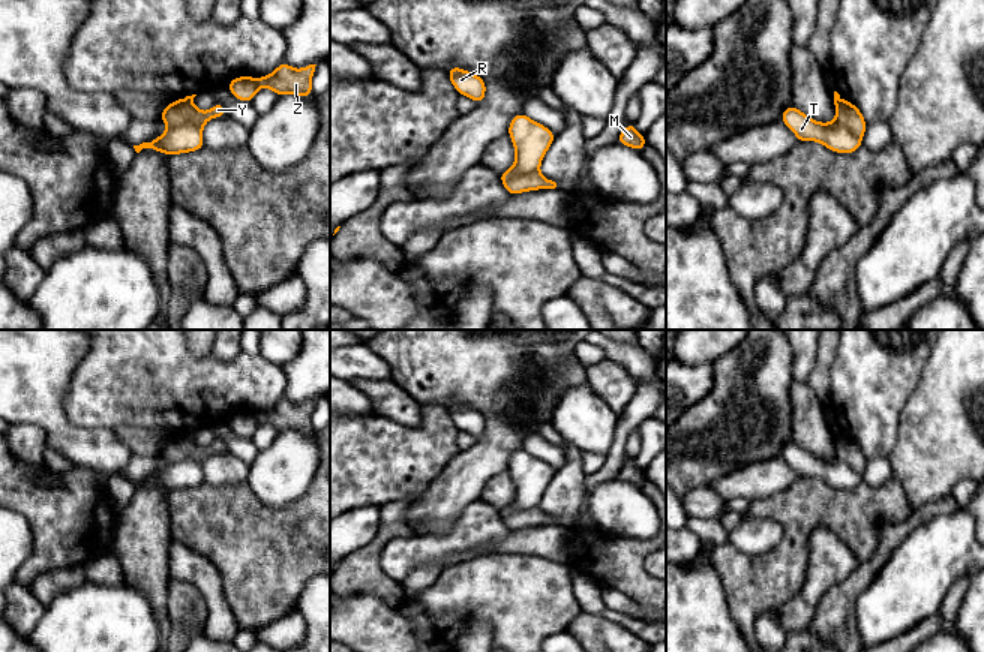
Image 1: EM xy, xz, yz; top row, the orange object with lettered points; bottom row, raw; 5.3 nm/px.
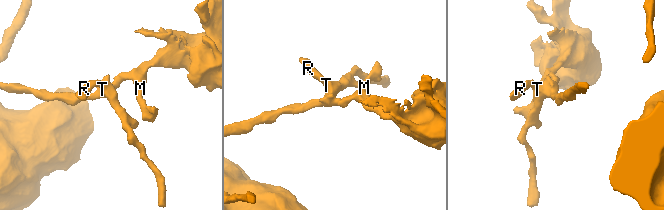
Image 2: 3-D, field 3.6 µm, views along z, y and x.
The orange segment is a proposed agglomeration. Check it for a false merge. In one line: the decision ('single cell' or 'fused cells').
fused cells

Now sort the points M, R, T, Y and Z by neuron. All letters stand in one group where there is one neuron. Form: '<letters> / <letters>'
M Y Z / R T

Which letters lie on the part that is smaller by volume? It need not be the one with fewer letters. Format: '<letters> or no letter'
M, Y, Z

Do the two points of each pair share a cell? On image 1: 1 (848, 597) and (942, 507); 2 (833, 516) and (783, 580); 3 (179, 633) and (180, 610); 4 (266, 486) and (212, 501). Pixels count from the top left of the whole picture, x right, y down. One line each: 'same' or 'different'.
1: same
2: same
3: same
4: different

